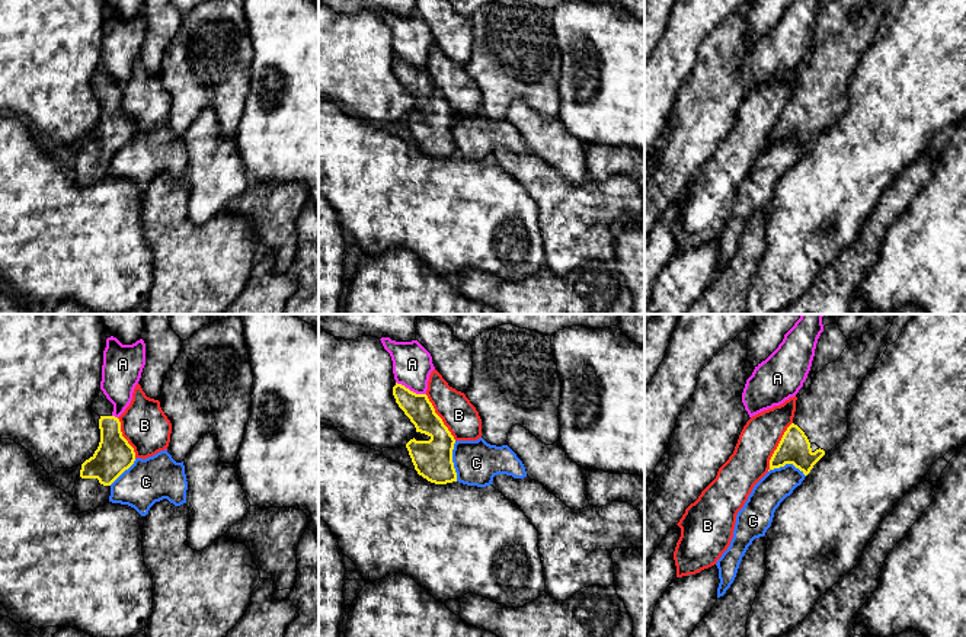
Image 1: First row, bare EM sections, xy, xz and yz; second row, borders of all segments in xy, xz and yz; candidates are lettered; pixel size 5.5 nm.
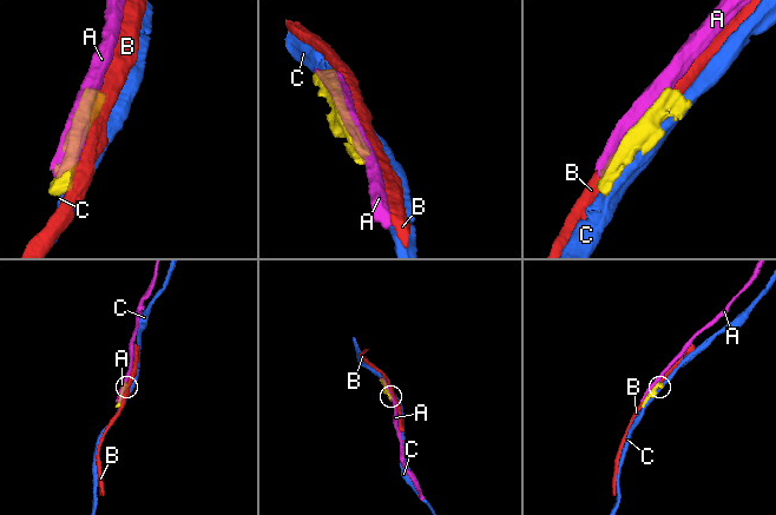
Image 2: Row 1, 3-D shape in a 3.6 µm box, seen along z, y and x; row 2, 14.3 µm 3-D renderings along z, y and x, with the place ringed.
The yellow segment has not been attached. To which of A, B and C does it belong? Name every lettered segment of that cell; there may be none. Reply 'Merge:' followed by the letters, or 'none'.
Merge: none

